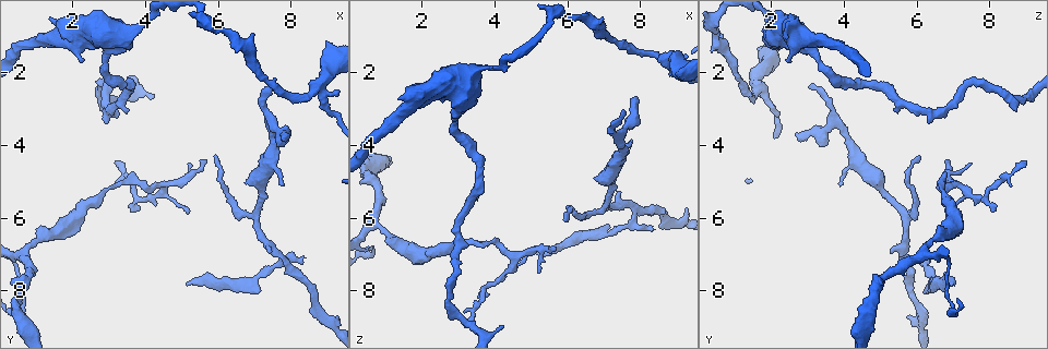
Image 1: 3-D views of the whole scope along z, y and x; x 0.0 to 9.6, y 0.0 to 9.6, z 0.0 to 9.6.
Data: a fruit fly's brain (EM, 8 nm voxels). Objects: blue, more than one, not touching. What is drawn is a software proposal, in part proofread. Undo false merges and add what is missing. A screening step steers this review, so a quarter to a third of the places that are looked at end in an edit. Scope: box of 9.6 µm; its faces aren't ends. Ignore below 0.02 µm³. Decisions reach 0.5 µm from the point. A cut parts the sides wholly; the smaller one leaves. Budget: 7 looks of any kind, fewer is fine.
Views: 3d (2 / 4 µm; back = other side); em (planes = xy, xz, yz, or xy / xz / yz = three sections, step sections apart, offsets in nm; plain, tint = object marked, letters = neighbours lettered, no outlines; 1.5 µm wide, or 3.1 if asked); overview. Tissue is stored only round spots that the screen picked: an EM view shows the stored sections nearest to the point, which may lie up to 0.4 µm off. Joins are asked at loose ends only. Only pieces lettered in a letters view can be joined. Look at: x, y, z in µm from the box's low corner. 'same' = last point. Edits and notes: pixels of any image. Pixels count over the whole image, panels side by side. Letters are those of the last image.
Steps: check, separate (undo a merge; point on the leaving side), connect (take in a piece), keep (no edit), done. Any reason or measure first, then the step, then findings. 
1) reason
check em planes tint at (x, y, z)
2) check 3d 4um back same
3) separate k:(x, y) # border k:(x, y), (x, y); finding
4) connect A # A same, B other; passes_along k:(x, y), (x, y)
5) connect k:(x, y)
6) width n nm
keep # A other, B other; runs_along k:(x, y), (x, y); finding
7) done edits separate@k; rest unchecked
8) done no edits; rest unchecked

branch stops here
check 3d 2um back at (8.95, 1.15, 2.00)

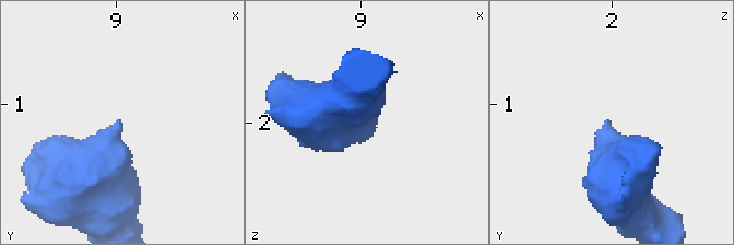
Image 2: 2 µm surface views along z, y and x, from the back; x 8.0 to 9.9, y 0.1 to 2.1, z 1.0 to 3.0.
check em xz step 4 tint at (9.00, 1.14, 2.04)

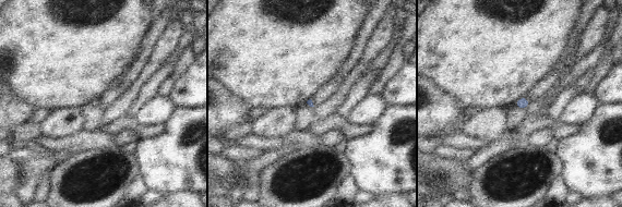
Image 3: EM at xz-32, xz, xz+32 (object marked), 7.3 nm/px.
cut it another way
check em planes letters same

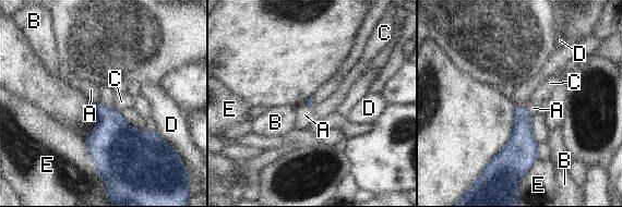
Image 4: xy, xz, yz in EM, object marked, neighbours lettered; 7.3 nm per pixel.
keep # A other, B other, C other, D other, E other; no lettered piece goes on from it

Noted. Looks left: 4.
check 3d 4um at (5.20, 4.45, 7.55)

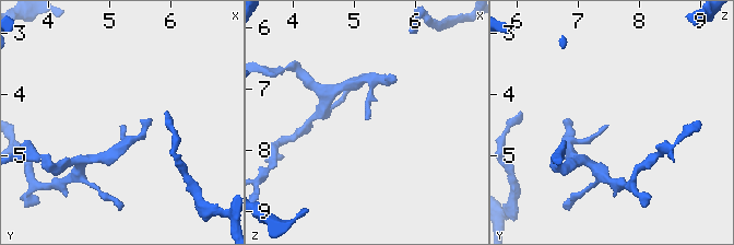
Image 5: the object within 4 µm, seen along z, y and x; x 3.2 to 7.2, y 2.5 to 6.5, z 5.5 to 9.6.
check em xz step 8 tint at (5.25, 4.45, 7.55)

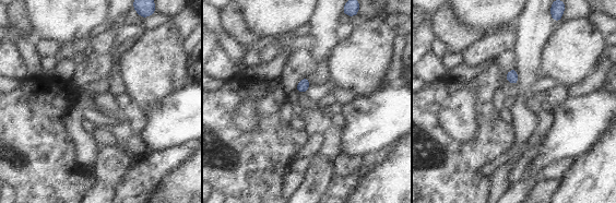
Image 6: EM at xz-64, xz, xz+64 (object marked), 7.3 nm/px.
cut it another way
check em planes letters same

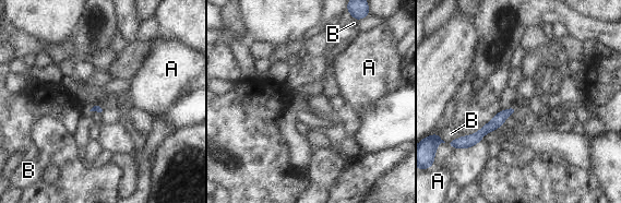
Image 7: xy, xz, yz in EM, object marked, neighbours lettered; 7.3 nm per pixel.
keep # A other, B other; runs_along 7:(510, 111), (476, 138), (467, 139); no lettered piece goes on from it

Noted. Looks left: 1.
done no edits; rest unchecked

